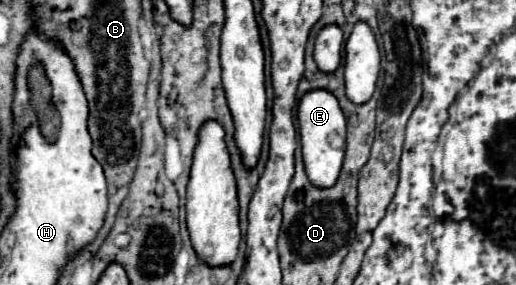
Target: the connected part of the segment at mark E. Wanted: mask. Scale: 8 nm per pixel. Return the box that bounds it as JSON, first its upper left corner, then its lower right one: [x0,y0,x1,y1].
[297,90,347,188]

